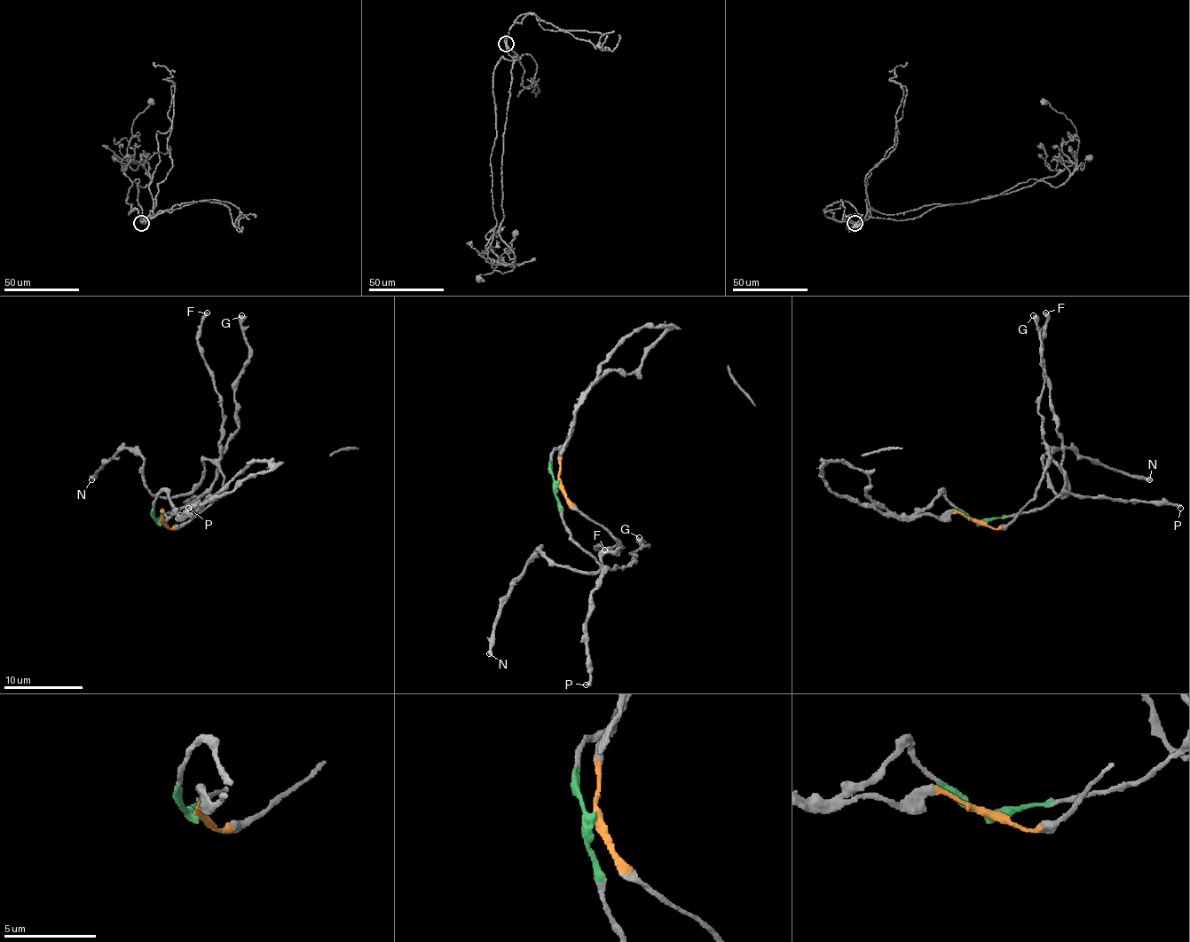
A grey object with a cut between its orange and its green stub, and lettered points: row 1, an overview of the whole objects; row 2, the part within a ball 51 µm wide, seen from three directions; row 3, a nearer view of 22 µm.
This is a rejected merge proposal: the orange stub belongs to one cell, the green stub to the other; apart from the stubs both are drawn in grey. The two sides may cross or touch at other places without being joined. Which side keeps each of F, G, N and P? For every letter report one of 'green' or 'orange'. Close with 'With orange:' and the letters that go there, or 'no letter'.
F: orange
G: green
N: orange
P: green
With orange: F, N

